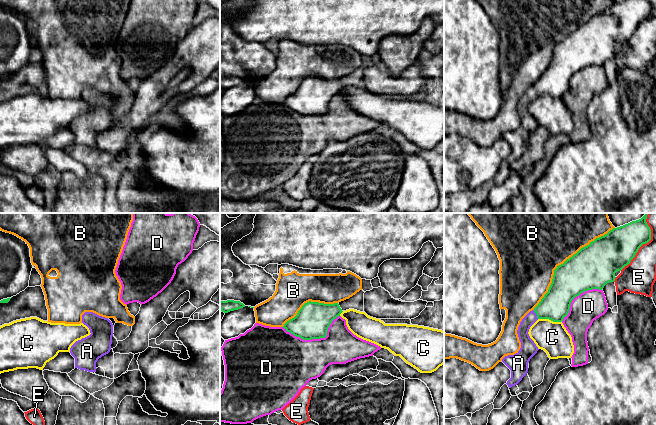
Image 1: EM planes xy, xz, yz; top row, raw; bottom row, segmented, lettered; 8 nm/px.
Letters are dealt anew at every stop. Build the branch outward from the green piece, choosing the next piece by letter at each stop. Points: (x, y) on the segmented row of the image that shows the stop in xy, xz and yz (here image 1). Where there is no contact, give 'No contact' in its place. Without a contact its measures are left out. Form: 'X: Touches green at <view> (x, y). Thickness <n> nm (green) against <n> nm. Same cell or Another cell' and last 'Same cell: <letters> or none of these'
A: Touches green at yz (536, 314). Thickness 240 nm (green) against 100 nm. Same cell
B: Touches green at yz (565, 261). Thickness 360 nm (green) against 500 nm. Another cell
C: Touches green at yz (550, 319). Thickness 240 nm (green) against 260 nm. Another cell
D: Touches green at xz (314, 338). Thickness 280 nm (green) against 380 nm. Another cell
E: Touches green at yz (646, 242). Thickness 300 nm (green) against 240 nm. Another cell
Same cell: A

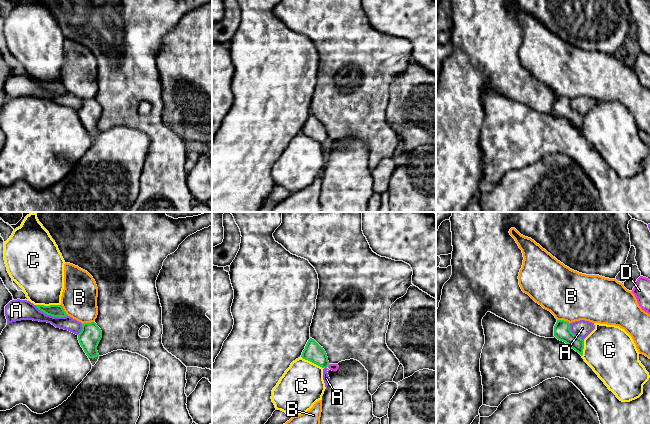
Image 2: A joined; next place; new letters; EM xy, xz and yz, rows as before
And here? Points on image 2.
A: Touches green at xy (51, 315). Thickness 100 nm (green) against 160 nm. Another cell
B: Touches green at yz (563, 320). Thickness 140 nm (green) against 400 nm. Another cell
C: Touches green at xy (48, 306). Thickness 100 nm (green) against 360 nm. Another cell
D: Touches green at xz (328, 365). Thickness 160 nm (green) against 60 nm. Another cell
Same cell: none of these

